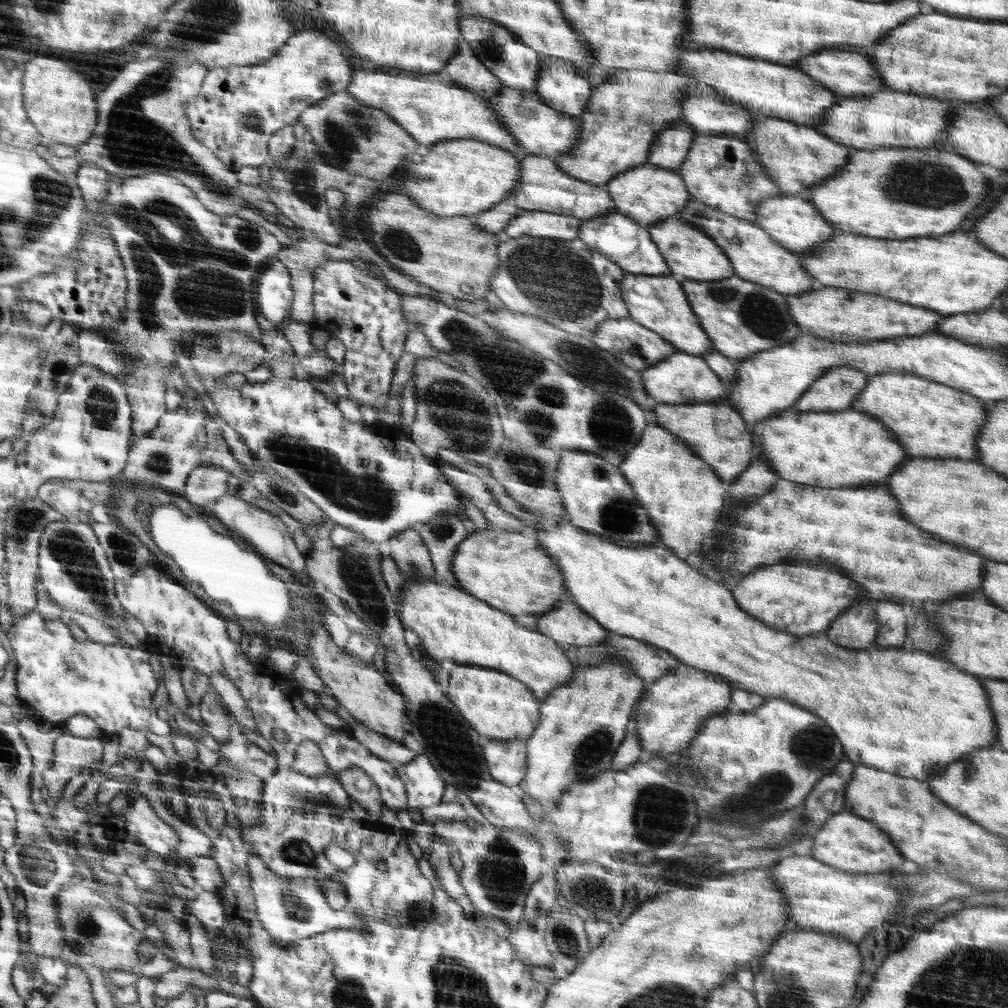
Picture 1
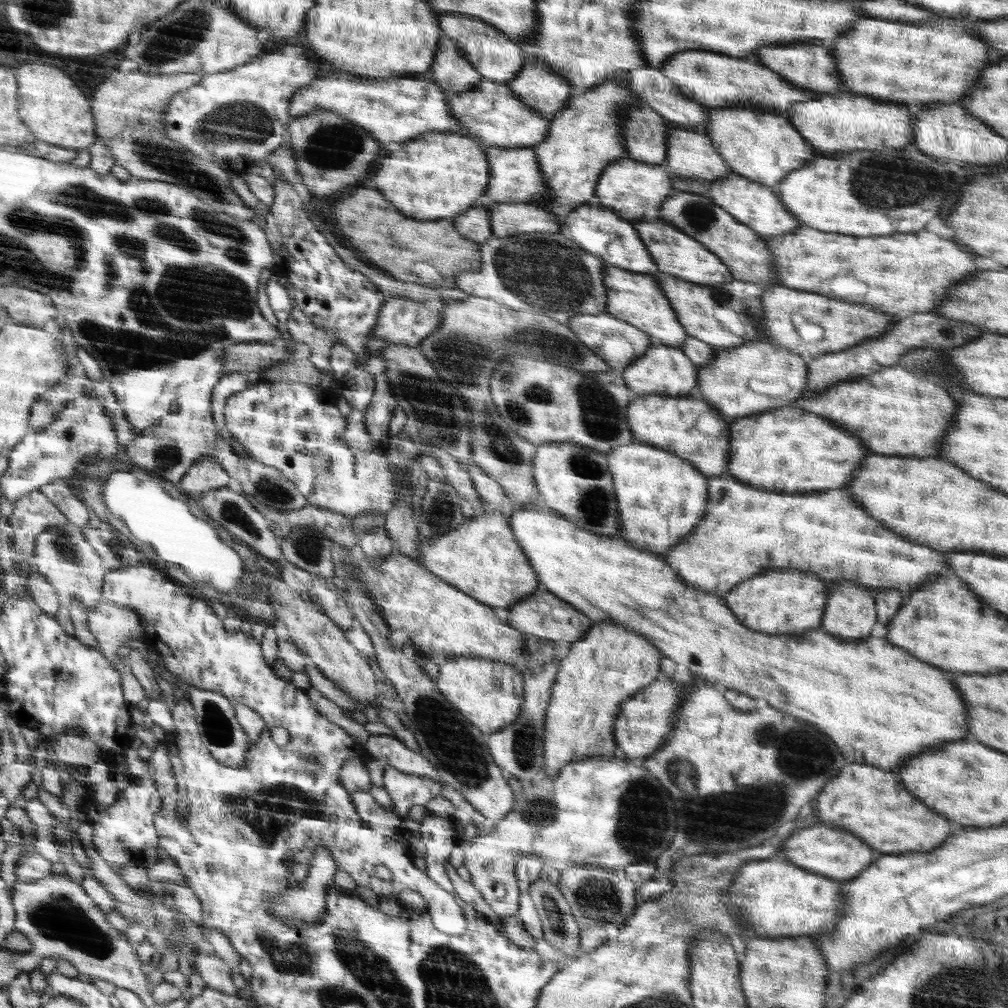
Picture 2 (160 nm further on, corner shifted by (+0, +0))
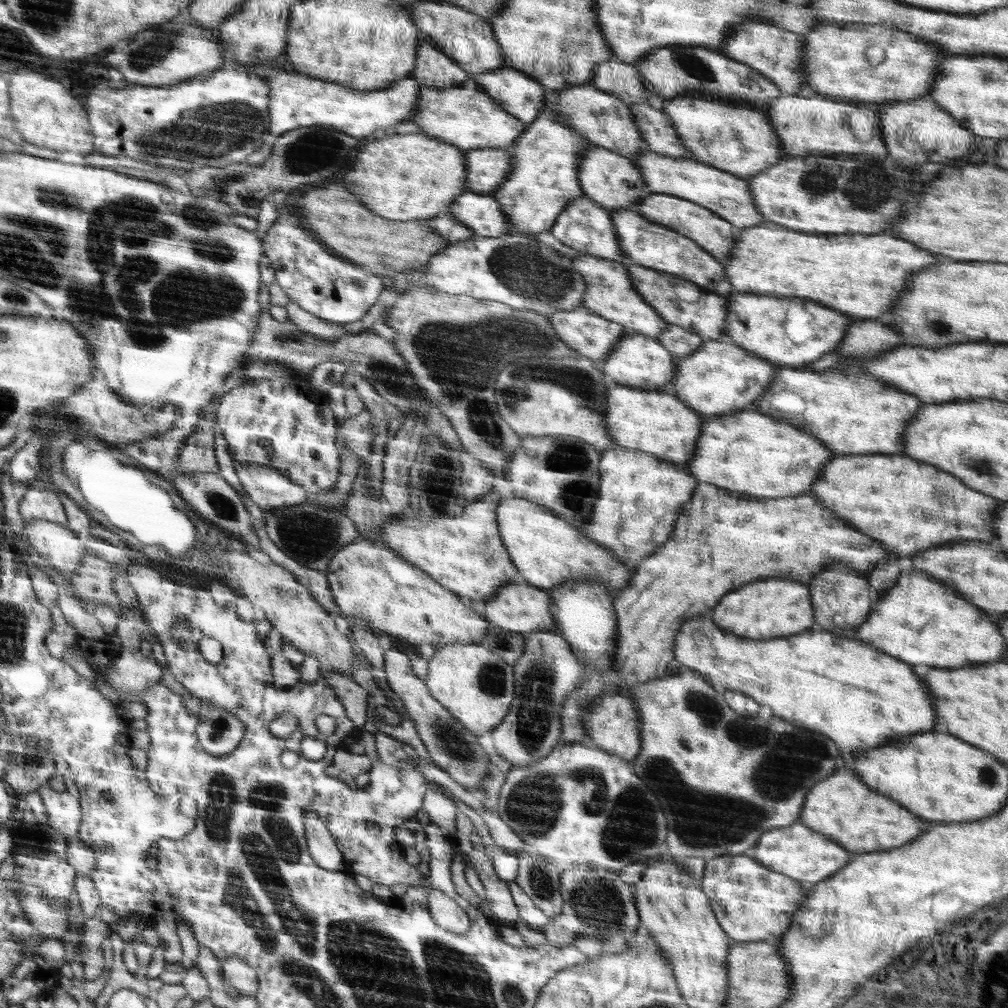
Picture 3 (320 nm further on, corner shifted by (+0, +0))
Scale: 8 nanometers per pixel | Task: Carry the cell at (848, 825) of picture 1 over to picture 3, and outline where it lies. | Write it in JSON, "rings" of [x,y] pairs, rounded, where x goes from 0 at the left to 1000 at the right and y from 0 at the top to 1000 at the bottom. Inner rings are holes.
{"rings":[[[793,814],[754,828],[753,839],[748,841],[748,850],[764,863],[794,874],[797,884],[802,887],[808,883],[810,876],[815,876],[823,869],[830,868],[846,853],[845,847],[841,846],[837,839],[829,837],[813,825],[806,824]]]}

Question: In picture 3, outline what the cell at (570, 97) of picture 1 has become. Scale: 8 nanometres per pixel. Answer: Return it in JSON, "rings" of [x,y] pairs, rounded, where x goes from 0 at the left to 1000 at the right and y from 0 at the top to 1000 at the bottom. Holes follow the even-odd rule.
{"rings":[[[500,65],[500,67],[492,70],[479,71],[479,73],[466,73],[466,77],[474,80],[484,94],[494,99],[500,108],[503,108],[506,112],[510,112],[519,121],[526,123],[535,114],[535,111],[539,109],[542,87],[534,83],[529,77],[519,73],[519,71],[514,71]]]}

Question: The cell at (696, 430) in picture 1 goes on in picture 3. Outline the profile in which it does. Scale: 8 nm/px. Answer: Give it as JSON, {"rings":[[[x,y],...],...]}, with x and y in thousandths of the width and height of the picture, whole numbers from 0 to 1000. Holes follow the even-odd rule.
{"rings":[[[603,384],[603,406],[600,413],[603,432],[609,440],[647,449],[666,457],[669,461],[682,462],[692,450],[692,438],[697,433],[700,415],[675,398],[669,390],[656,387],[639,388],[633,384]]]}

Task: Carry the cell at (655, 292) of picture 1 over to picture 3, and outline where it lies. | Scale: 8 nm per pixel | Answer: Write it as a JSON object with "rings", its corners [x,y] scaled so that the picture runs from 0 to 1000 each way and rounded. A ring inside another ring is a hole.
{"rings":[[[577,251],[573,258],[569,258],[569,265],[581,277],[581,292],[577,296],[577,304],[586,310],[594,311],[603,317],[614,319],[629,330],[635,330],[652,335],[663,325],[663,319],[638,298],[637,293],[627,281],[627,274],[622,269],[622,263],[610,258],[603,258],[592,254]]]}

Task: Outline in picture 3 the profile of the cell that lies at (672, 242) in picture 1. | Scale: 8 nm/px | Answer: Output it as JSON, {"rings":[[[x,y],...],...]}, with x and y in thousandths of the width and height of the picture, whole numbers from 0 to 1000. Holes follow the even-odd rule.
{"rings":[[[618,207],[605,211],[607,219],[611,222],[614,242],[617,243],[617,249],[621,251],[622,258],[625,258],[627,263],[635,263],[679,275],[681,278],[689,280],[696,287],[718,295],[728,290],[716,260],[686,235],[682,235],[673,228],[665,227],[662,223],[651,222],[650,219],[643,218],[630,208]]]}

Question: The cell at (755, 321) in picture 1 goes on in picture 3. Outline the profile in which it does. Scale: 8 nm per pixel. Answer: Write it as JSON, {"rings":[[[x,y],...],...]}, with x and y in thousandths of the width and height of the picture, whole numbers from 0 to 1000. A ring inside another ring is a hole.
{"rings":[[[625,263],[622,264],[622,269],[627,274],[627,281],[638,298],[641,298],[663,321],[686,327],[696,333],[698,337],[717,337],[722,327],[720,318],[721,310],[724,308],[722,295],[696,287],[689,280],[679,275],[648,266]]]}

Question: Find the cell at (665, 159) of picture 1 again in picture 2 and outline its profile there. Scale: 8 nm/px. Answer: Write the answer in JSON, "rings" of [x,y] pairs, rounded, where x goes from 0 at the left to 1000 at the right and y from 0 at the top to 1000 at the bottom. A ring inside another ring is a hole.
{"rings":[[[644,105],[623,106],[619,127],[623,157],[642,163],[659,162],[663,155],[662,129],[667,125],[667,120]]]}

